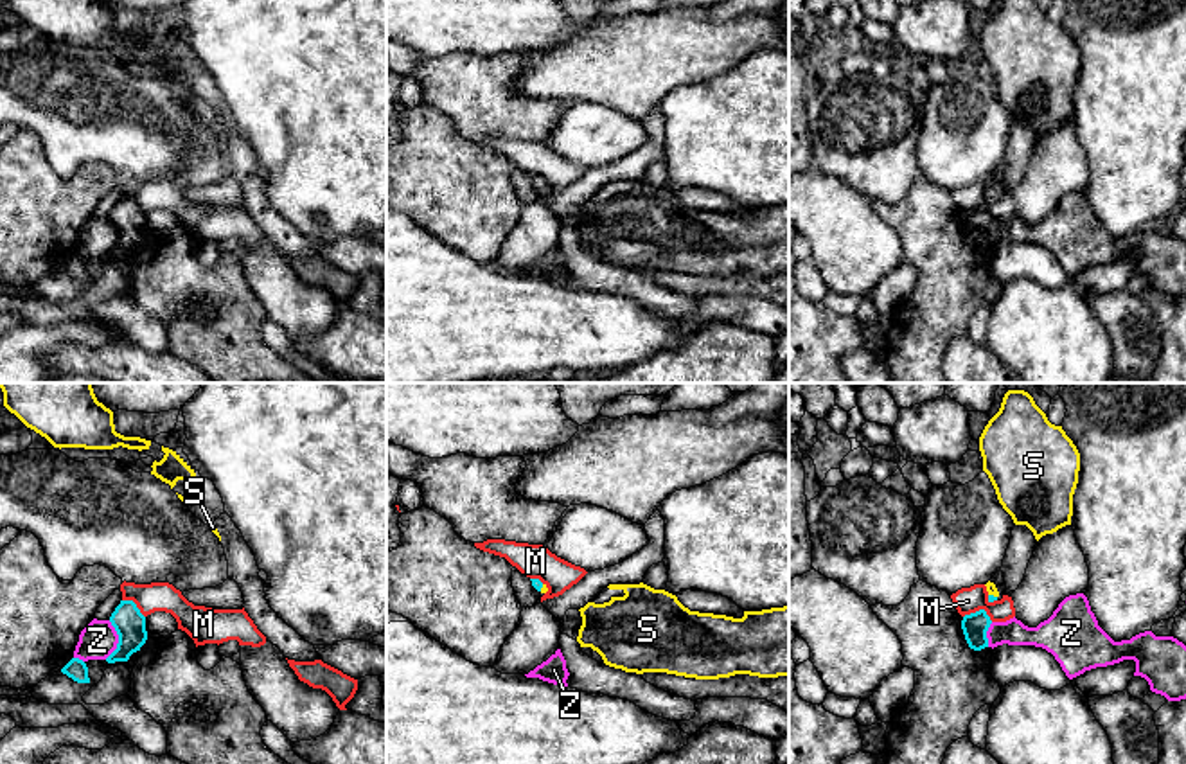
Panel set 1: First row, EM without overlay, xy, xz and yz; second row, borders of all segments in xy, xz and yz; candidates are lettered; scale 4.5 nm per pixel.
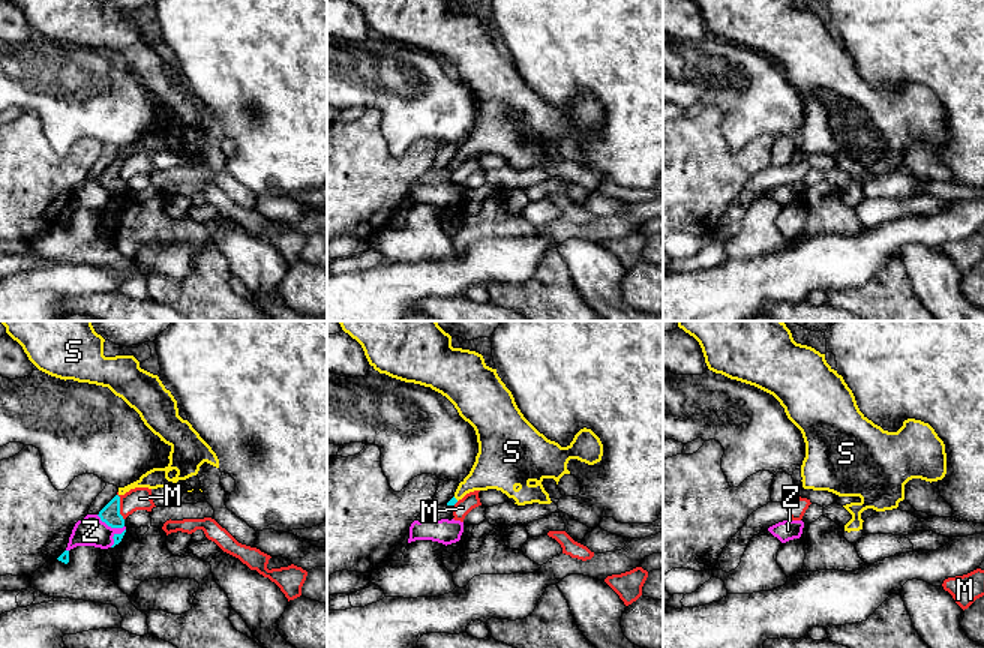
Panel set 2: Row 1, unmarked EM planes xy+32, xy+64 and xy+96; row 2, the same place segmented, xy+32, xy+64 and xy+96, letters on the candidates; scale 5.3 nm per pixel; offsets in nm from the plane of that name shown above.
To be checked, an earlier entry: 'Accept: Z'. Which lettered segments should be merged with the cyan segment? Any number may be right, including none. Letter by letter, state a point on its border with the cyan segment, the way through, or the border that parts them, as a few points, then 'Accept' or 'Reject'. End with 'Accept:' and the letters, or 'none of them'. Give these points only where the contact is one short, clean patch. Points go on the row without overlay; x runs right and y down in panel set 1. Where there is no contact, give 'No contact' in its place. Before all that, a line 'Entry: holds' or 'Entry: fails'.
Entry: fails
M: Touches cyan at yz (980, 207). Boundary: yz (964, 213), (983, 207), (992, 218). Reject
S: Touches cyan at yz (992, 193). Path across: yz (991, 195), (992, 193), (991, 184). Accept
Z: Touches cyan at xy (119, 238). Boundary: xy (110, 218), (117, 232), (117, 243), (105, 256). Reject
Accept: S

